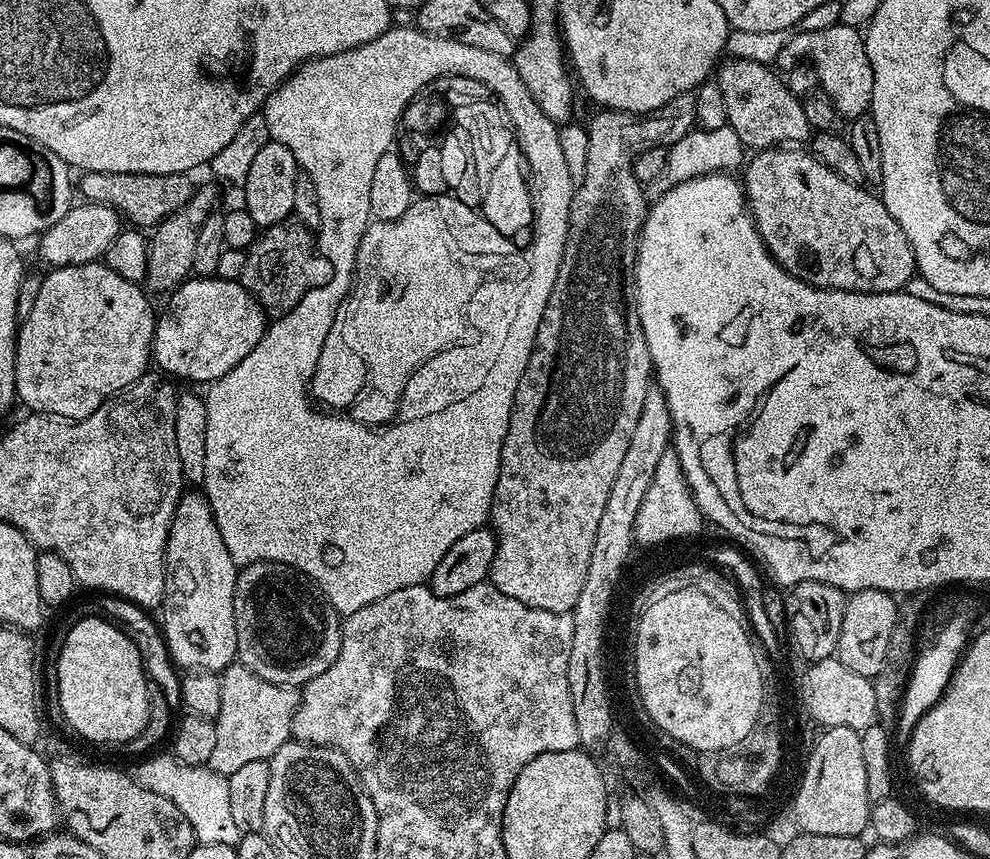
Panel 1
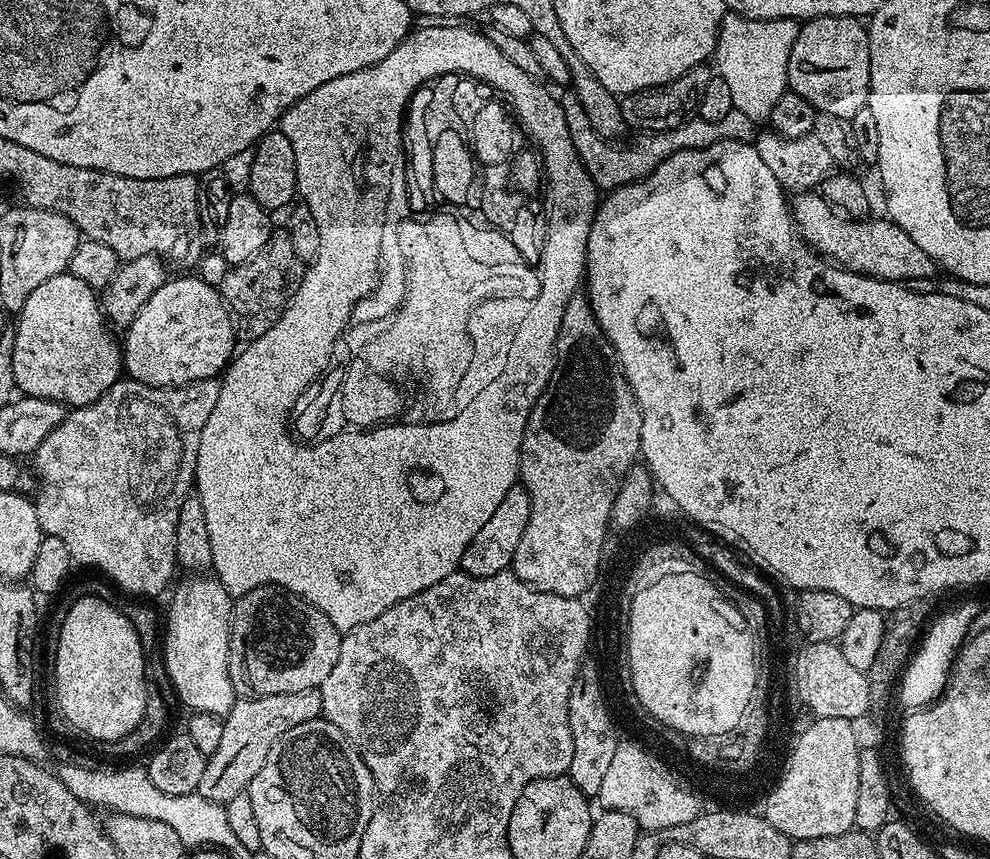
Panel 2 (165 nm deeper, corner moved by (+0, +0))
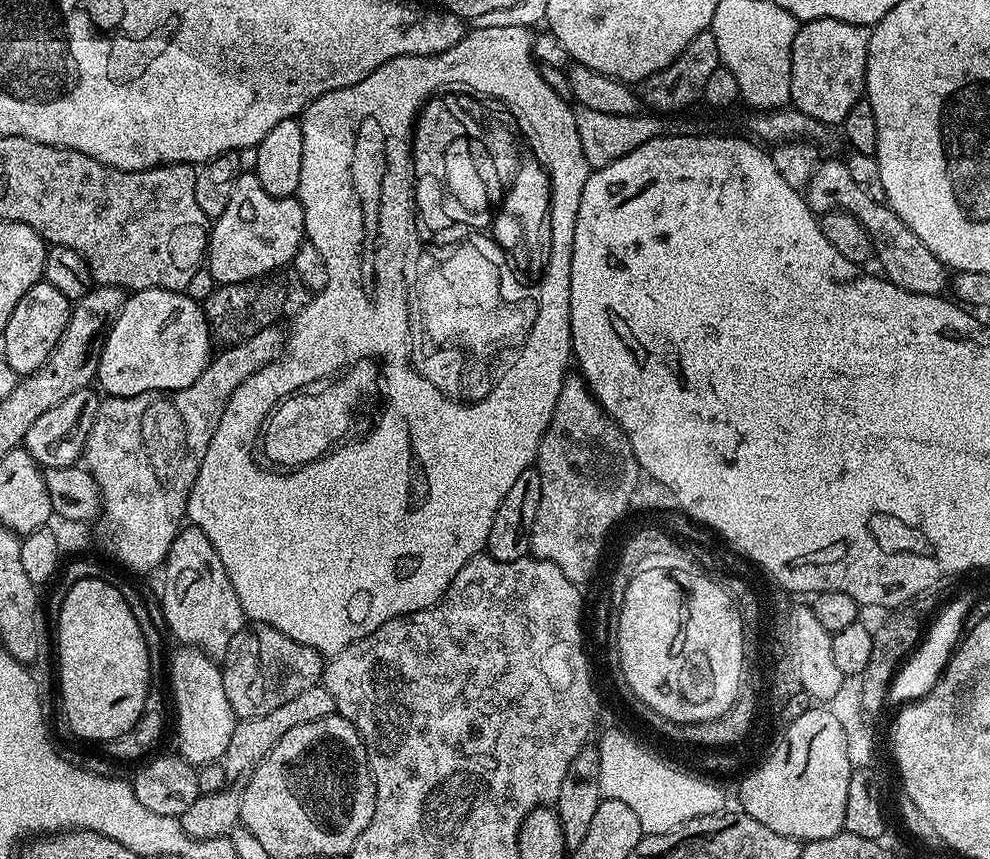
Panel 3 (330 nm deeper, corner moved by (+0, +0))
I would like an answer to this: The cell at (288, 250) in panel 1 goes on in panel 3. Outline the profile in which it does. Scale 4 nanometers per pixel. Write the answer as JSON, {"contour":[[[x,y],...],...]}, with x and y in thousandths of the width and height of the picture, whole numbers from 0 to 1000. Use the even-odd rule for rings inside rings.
{"contour":[[[264,324],[249,326],[243,331],[224,331],[215,338],[205,350],[206,368],[210,373],[210,383],[223,402],[233,403],[252,396],[267,382],[276,381],[279,371],[287,363],[287,335],[278,331],[278,325]]]}

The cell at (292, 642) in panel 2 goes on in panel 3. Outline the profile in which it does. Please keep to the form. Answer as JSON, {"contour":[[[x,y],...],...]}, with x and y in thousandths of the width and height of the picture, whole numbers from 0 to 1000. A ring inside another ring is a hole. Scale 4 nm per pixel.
{"contour":[[[259,726],[256,732],[251,740],[252,747],[259,750],[255,764],[246,759],[247,742],[241,739],[230,749],[230,757],[224,765],[224,799],[228,799],[228,813],[232,813],[232,822],[242,838],[273,831],[273,827],[281,827],[281,822],[301,813],[305,803],[320,800],[329,772],[328,765],[316,754],[305,752],[305,747],[297,747],[297,743],[285,738],[272,726]]]}

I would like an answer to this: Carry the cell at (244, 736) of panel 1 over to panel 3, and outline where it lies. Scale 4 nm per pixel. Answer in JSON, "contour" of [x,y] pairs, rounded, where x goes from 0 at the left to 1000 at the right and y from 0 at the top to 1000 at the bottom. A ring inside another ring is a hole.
{"contour":[[[320,799],[313,803],[305,803],[301,813],[281,822],[281,827],[273,827],[273,831],[258,834],[252,838],[242,838],[236,854],[232,854],[232,868],[228,868],[225,892],[233,915],[228,915],[223,922],[208,922],[202,925],[182,951],[184,966],[196,978],[211,978],[221,973],[230,973],[242,959],[242,924],[251,913],[255,898],[263,891],[264,885],[273,878],[273,873],[297,845],[305,845],[305,841],[321,841],[321,836],[329,836],[339,829],[337,813],[333,813],[333,803]]]}

